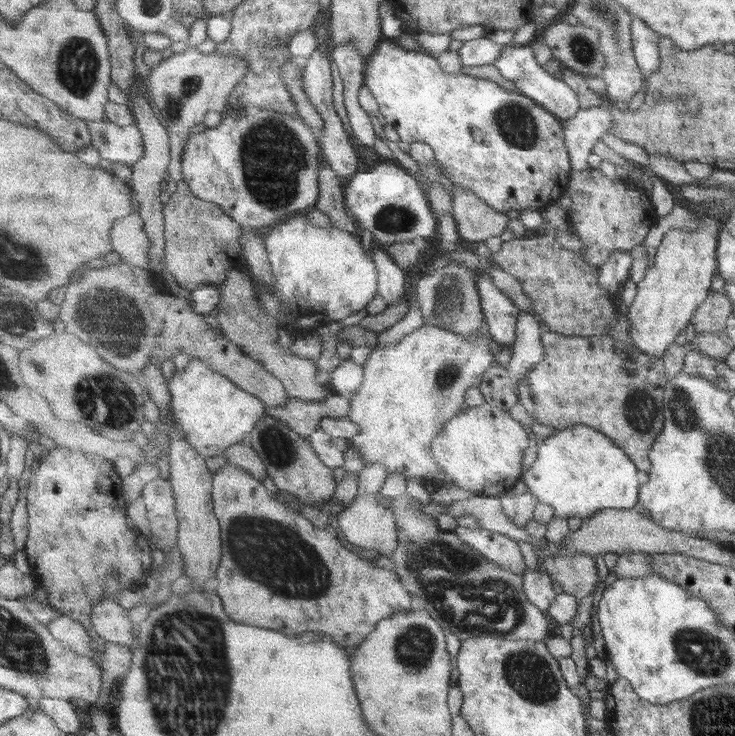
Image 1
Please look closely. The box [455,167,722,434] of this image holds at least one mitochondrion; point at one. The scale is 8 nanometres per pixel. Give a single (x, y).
(682, 411)

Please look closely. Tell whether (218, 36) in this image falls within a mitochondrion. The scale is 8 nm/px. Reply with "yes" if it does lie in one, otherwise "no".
no

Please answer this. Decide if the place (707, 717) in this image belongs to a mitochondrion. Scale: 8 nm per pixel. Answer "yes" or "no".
yes

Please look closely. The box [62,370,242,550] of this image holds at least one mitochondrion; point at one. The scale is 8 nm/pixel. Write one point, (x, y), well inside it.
(100, 399)

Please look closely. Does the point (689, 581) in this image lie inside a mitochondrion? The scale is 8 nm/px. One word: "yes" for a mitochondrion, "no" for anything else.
no

